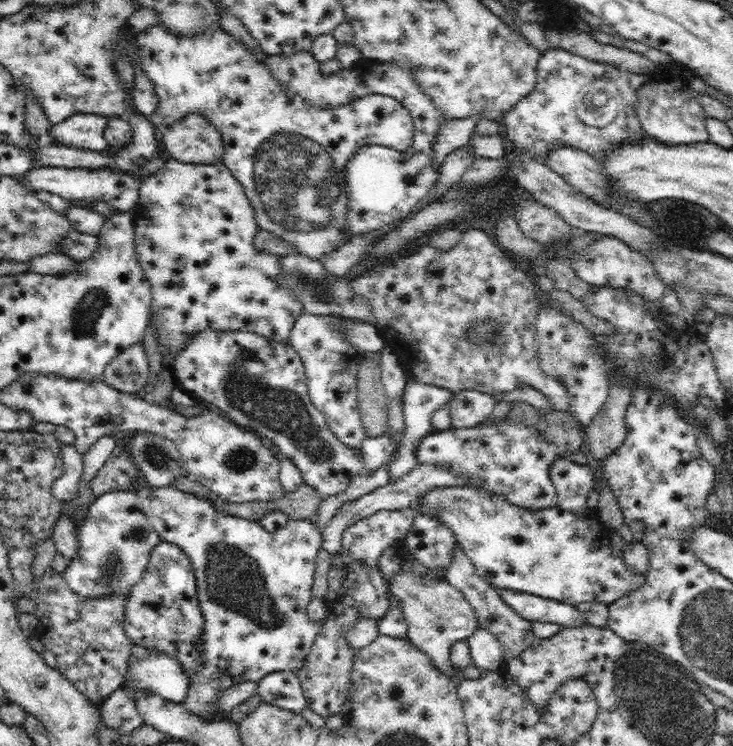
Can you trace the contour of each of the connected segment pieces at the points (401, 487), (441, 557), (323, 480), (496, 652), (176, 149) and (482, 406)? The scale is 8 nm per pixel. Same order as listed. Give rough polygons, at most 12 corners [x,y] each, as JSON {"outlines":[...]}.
{"outlines":[[[417,464],[396,482],[343,503],[320,526],[326,552],[348,526],[379,510],[411,508],[434,486],[464,485],[442,465]],[[420,509],[404,541],[429,570],[450,567],[458,546],[444,521]],[[188,334],[169,367],[322,500],[360,476],[290,342]],[[478,622],[467,642],[480,670],[505,667],[500,640]],[[203,114],[163,129],[172,159],[217,164],[220,132]],[[461,390],[449,402],[451,428],[474,427],[490,416],[495,398]]]}

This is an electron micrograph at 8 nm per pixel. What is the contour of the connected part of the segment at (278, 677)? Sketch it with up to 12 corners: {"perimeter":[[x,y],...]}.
{"perimeter":[[271,672],[257,683],[272,706],[295,713],[308,706],[297,673]]}

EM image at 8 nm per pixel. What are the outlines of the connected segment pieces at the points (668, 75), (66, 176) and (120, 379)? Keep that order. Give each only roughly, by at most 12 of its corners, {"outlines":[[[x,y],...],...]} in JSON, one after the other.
{"outlines":[[[674,70],[638,89],[645,133],[667,146],[709,142],[707,115]],[[40,166],[16,176],[34,192],[103,200],[129,212],[139,178],[109,168]],[[143,343],[129,346],[103,372],[106,385],[142,392],[150,376]]]}

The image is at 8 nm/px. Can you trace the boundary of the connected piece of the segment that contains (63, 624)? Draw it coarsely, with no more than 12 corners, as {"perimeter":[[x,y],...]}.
{"perimeter":[[51,567],[35,634],[94,705],[124,686],[127,598],[79,599]]}

